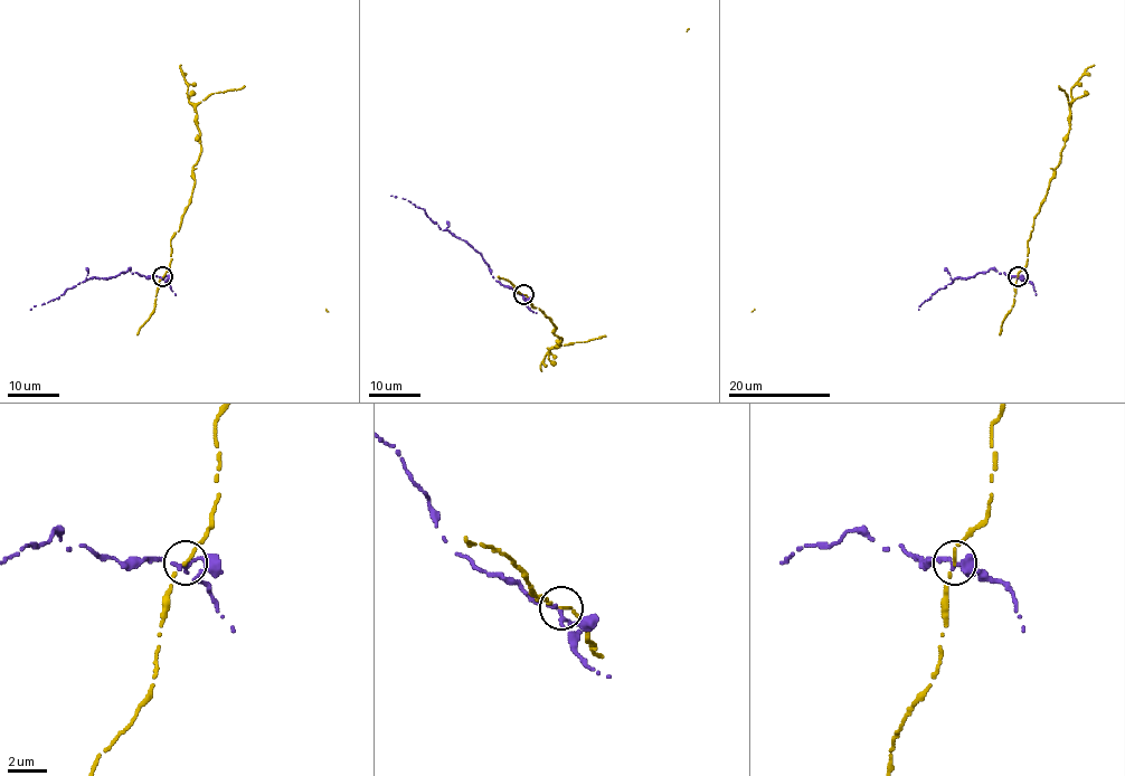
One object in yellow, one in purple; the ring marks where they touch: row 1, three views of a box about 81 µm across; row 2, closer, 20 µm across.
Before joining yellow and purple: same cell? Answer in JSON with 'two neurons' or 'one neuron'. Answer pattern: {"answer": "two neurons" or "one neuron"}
{"answer": "two neurons"}

